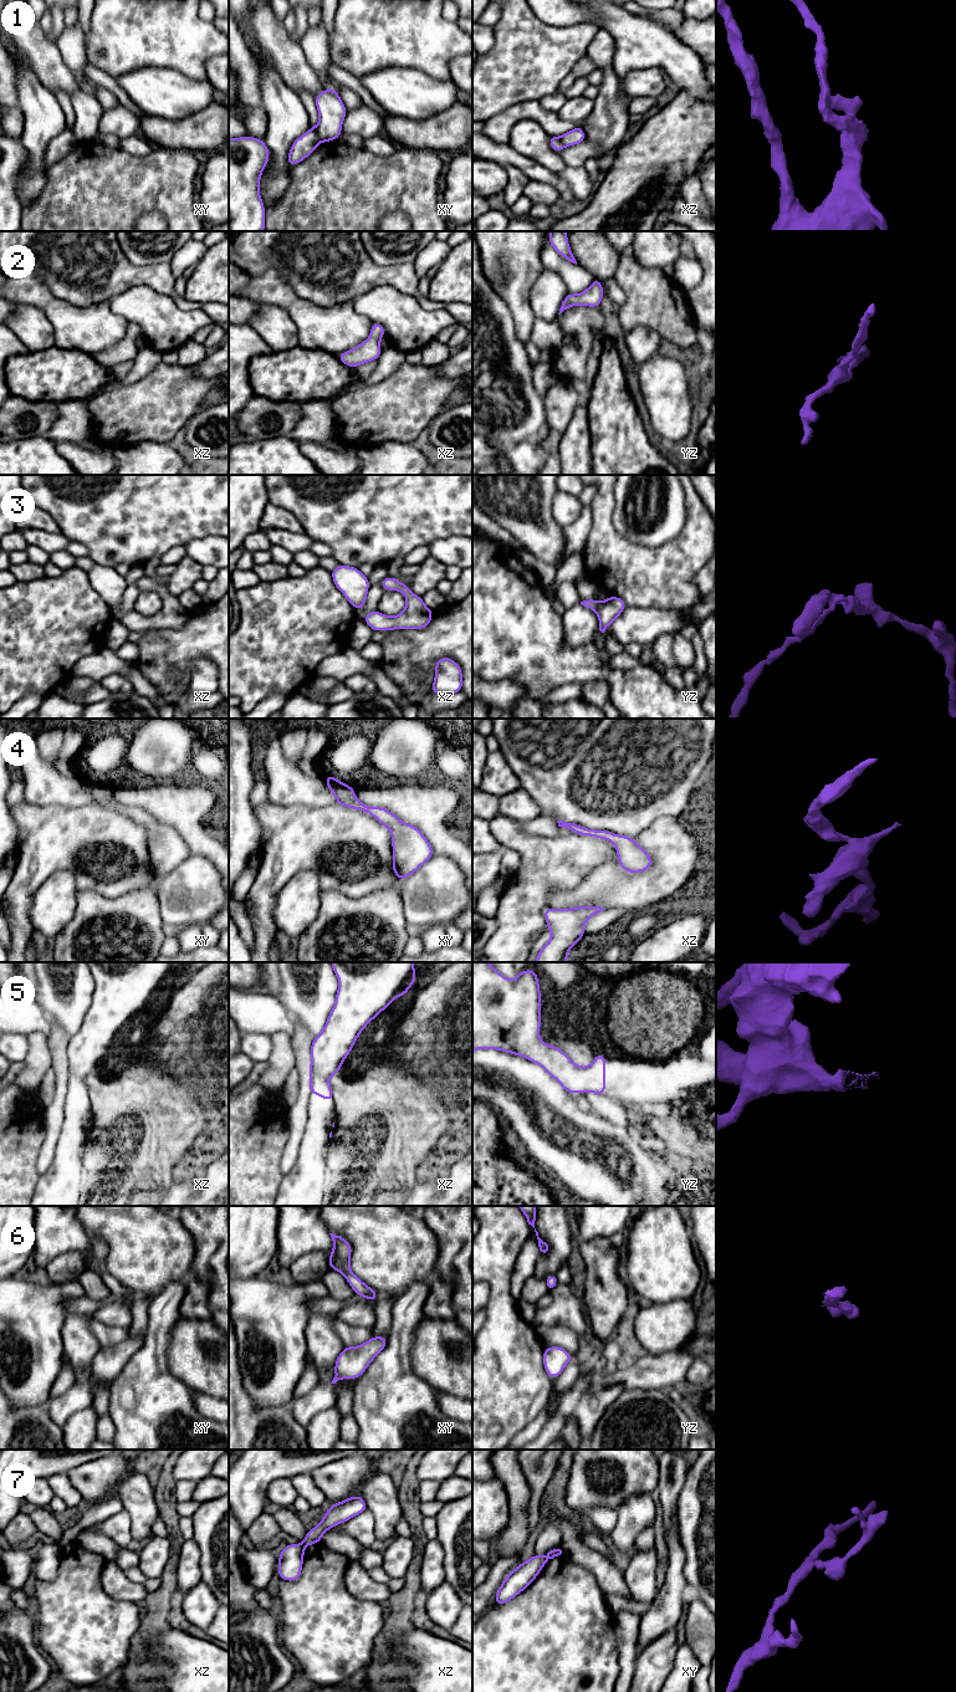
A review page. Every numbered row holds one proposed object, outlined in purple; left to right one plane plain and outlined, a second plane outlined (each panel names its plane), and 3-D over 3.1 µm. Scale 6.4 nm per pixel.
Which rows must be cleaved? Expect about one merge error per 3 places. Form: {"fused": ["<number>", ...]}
{"fused": ["1", "7"]}

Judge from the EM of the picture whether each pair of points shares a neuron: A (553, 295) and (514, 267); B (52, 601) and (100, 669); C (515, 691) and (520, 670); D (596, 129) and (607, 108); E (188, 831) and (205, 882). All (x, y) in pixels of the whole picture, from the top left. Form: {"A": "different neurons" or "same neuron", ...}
{"A": "different neurons", "B": "different neurons", "C": "different neurons", "D": "same neuron", "E": "different neurons"}

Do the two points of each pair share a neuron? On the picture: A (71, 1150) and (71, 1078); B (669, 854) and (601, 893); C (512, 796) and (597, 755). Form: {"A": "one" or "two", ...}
{"A": "one", "B": "one", "C": "two"}

